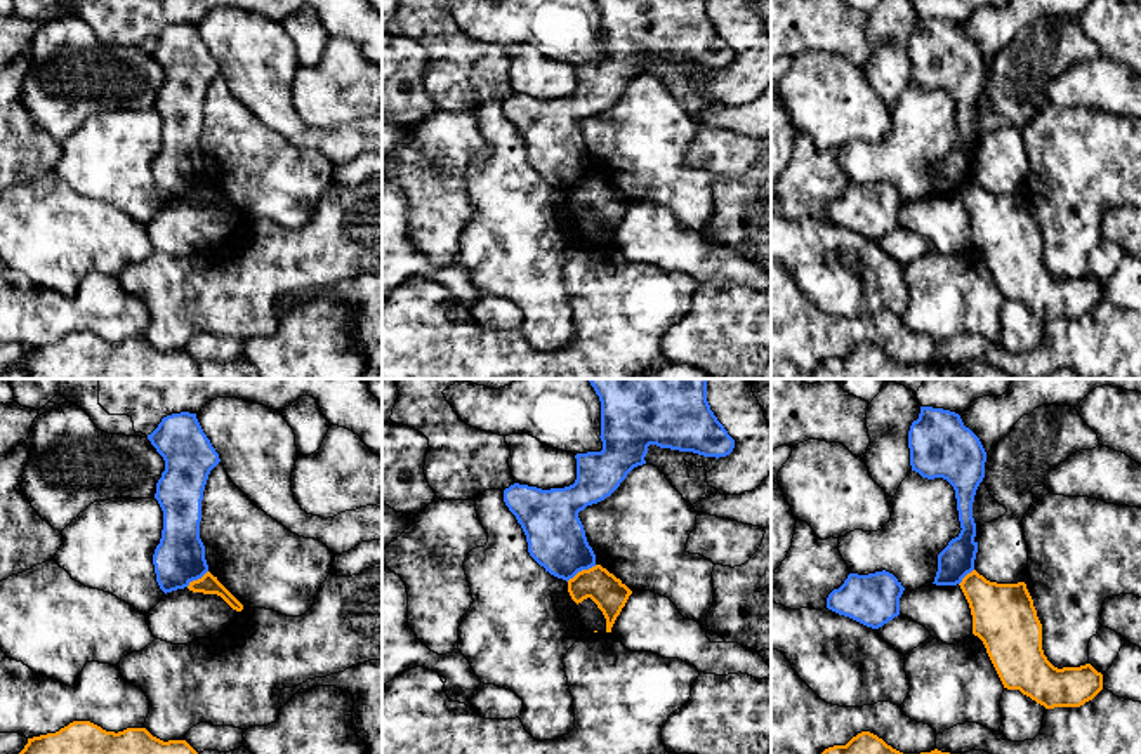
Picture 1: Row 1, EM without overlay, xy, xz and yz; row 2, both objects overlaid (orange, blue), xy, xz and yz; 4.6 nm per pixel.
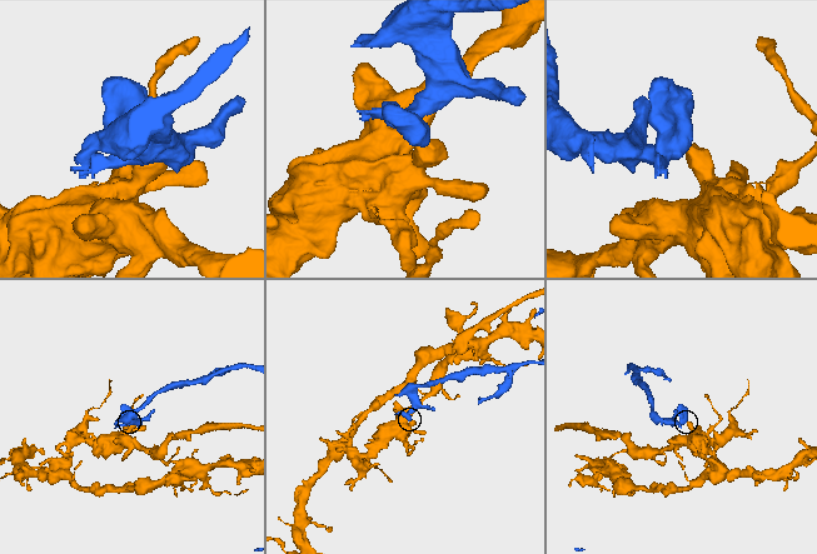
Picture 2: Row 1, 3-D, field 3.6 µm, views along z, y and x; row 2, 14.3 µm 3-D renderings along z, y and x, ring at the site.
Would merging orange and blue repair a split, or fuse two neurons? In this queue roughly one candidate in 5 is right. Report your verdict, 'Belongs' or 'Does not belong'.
Does not belong

